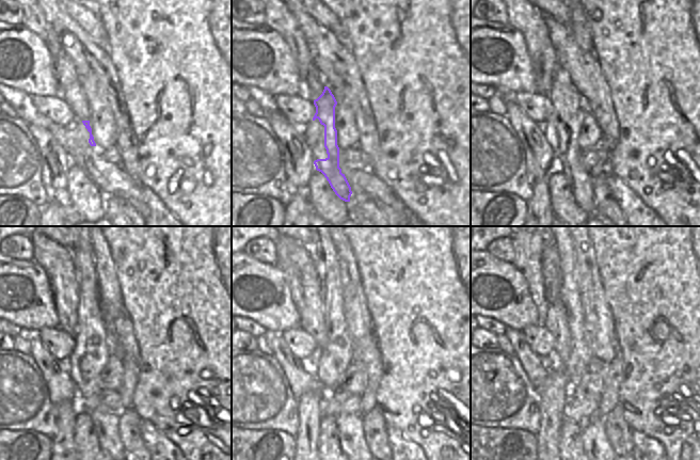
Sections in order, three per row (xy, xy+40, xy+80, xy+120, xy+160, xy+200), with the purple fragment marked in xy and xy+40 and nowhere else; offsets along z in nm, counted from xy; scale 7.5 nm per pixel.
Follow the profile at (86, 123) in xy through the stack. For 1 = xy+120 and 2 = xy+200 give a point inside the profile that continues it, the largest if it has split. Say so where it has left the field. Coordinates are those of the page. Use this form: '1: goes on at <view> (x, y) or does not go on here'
1: goes on at xy+120 (91, 338)
2: goes on at xy+200 (579, 358)

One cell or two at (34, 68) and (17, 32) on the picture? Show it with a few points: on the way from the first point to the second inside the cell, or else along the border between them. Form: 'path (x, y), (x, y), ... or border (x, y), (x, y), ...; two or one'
path (33, 60), (31, 48), (24, 41); one

